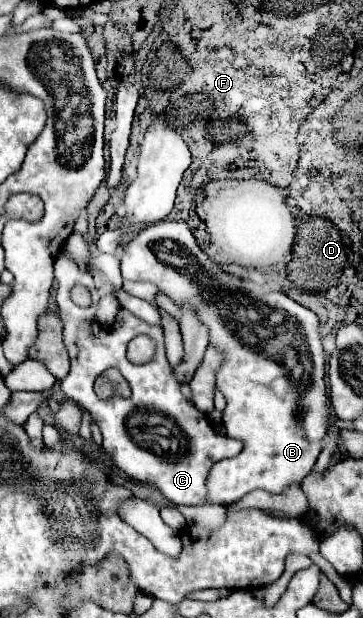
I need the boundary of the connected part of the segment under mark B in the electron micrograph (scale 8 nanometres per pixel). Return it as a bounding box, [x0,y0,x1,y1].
[122,221,330,505]

